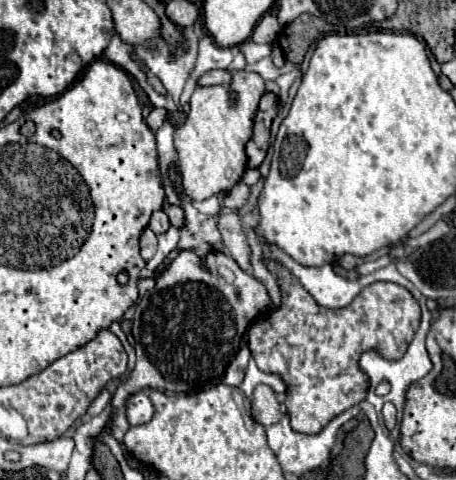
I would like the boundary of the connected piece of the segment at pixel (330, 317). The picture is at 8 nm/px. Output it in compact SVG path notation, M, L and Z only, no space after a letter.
M271 259L269 267L279 277L283 303L251 325L249 349L261 371L279 373L289 385L285 407L293 429L313 435L337 417L337 413L365 399L367 377L357 365L361 353L371 349L388 360L404 356L419 327L421 309L417 299L395 283L373 283L345 309L325 309L277 261Z

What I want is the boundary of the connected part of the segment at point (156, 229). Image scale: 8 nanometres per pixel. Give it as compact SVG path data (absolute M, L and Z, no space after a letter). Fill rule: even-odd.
M161 209L161 211L155 211L153 215L151 215L151 221L149 221L149 227L151 227L151 231L153 233L165 233L167 231L167 227L169 227L169 217L167 217L167 213Z

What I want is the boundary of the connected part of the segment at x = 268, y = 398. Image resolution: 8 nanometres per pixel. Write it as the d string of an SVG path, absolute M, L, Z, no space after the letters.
M257 385L251 403L253 403L253 419L265 427L277 423L283 417L277 395L269 385Z

